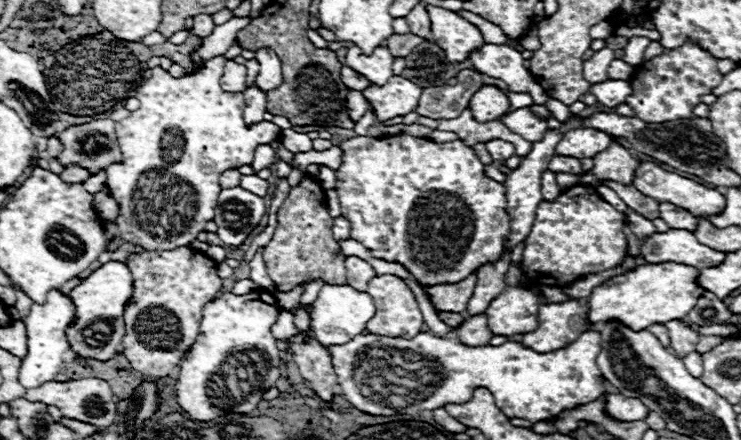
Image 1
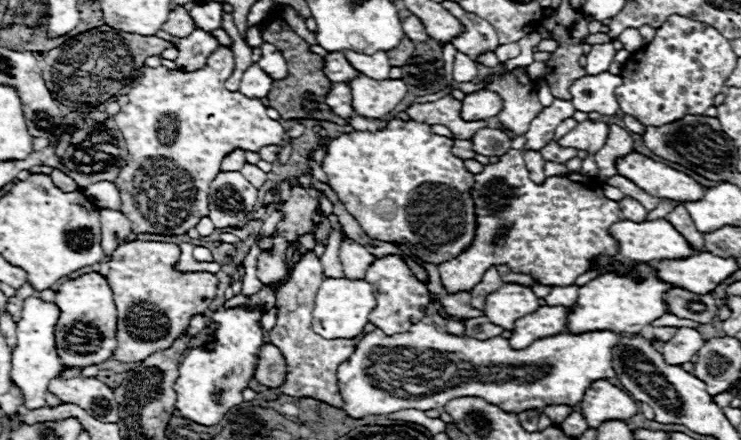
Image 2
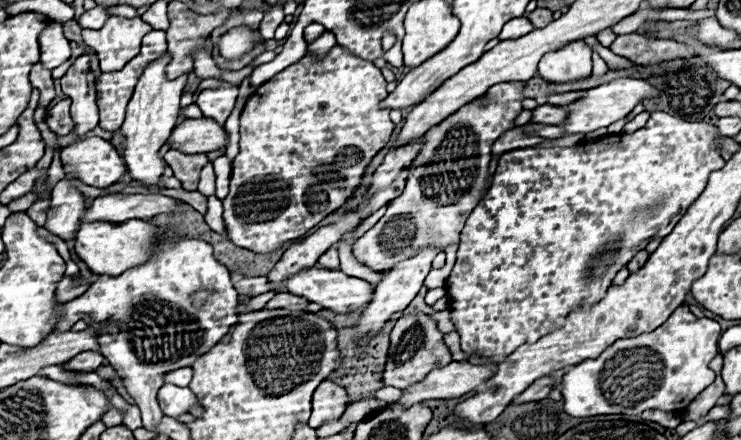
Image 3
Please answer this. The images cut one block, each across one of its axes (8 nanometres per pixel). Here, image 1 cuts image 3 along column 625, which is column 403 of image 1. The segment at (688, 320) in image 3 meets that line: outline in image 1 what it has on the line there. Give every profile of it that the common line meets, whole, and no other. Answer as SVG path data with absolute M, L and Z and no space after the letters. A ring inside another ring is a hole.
M594 330L584 332L584 336L580 336L566 348L544 354L512 340L502 346L466 346L460 340L444 340L426 332L420 332L412 340L360 334L348 344L328 348L342 396L354 408L360 408L360 412L372 412L372 416L420 414L422 410L436 410L450 402L466 402L476 388L488 388L494 396L496 406L508 418L524 418L532 424L540 420L554 420L560 412L588 404L604 394L604 378L596 366L596 356L600 350L602 338L600 332Z

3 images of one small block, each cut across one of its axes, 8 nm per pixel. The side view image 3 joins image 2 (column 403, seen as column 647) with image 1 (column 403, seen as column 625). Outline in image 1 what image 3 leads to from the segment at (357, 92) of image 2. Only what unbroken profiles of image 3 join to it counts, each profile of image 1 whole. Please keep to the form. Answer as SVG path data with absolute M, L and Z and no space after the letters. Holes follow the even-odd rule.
M392 76L392 80L384 86L370 86L364 90L366 100L374 108L378 120L390 120L396 116L406 116L414 112L420 100L422 88L402 76Z

